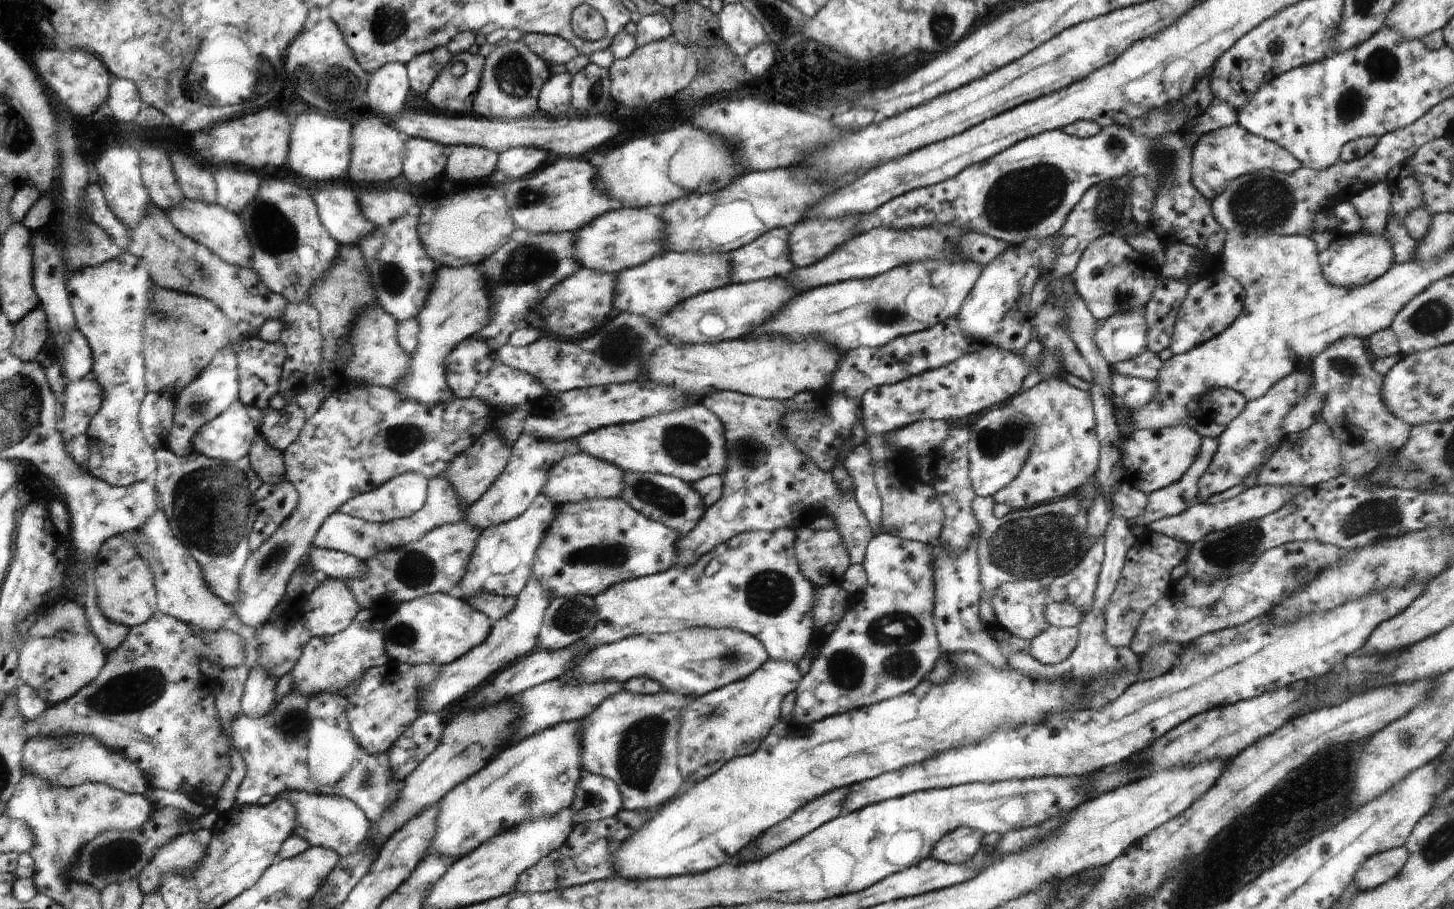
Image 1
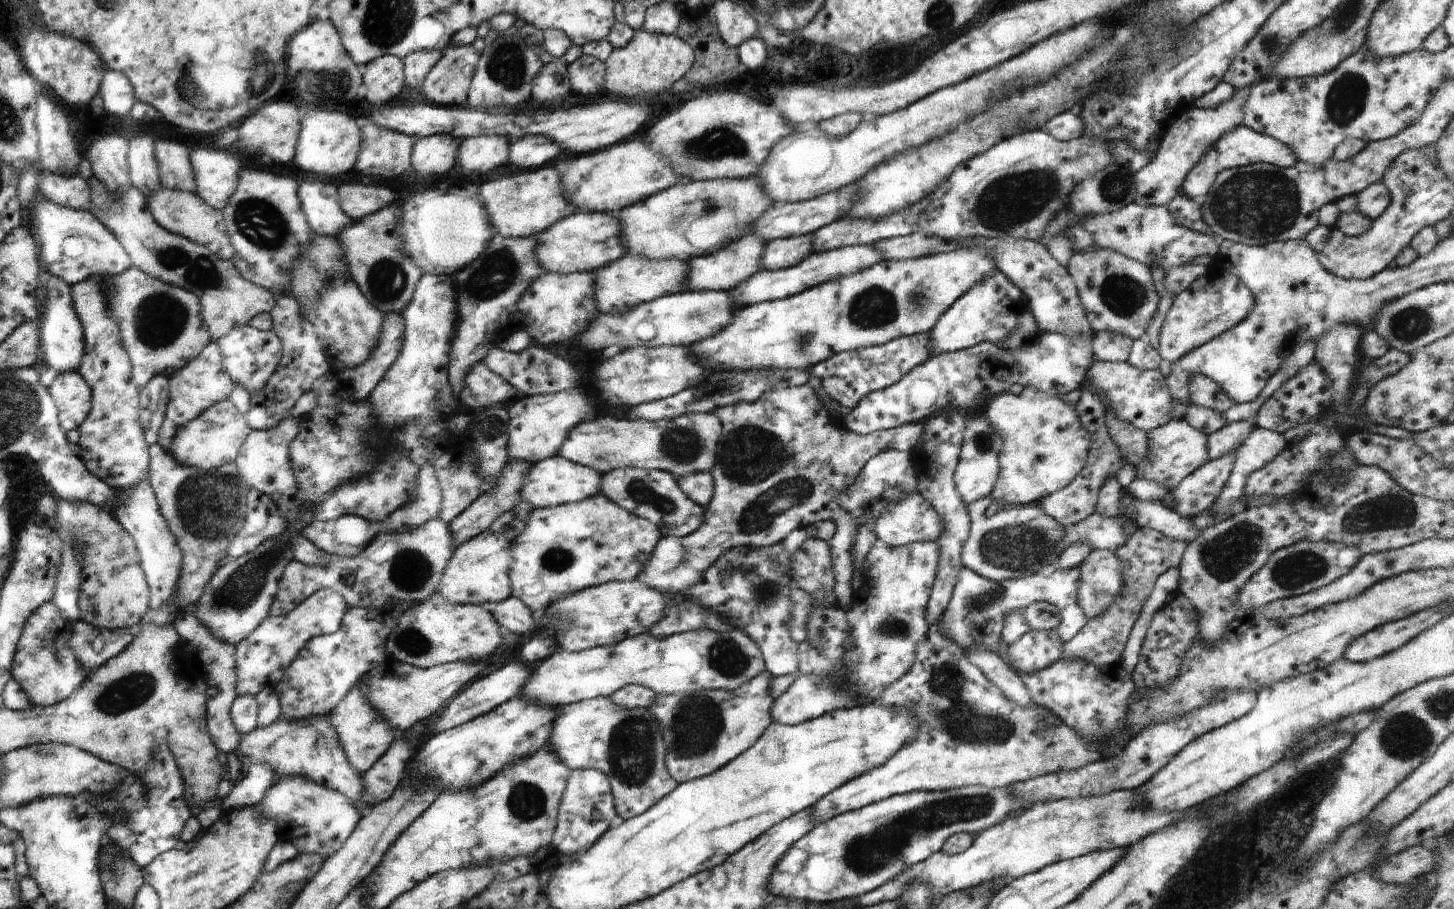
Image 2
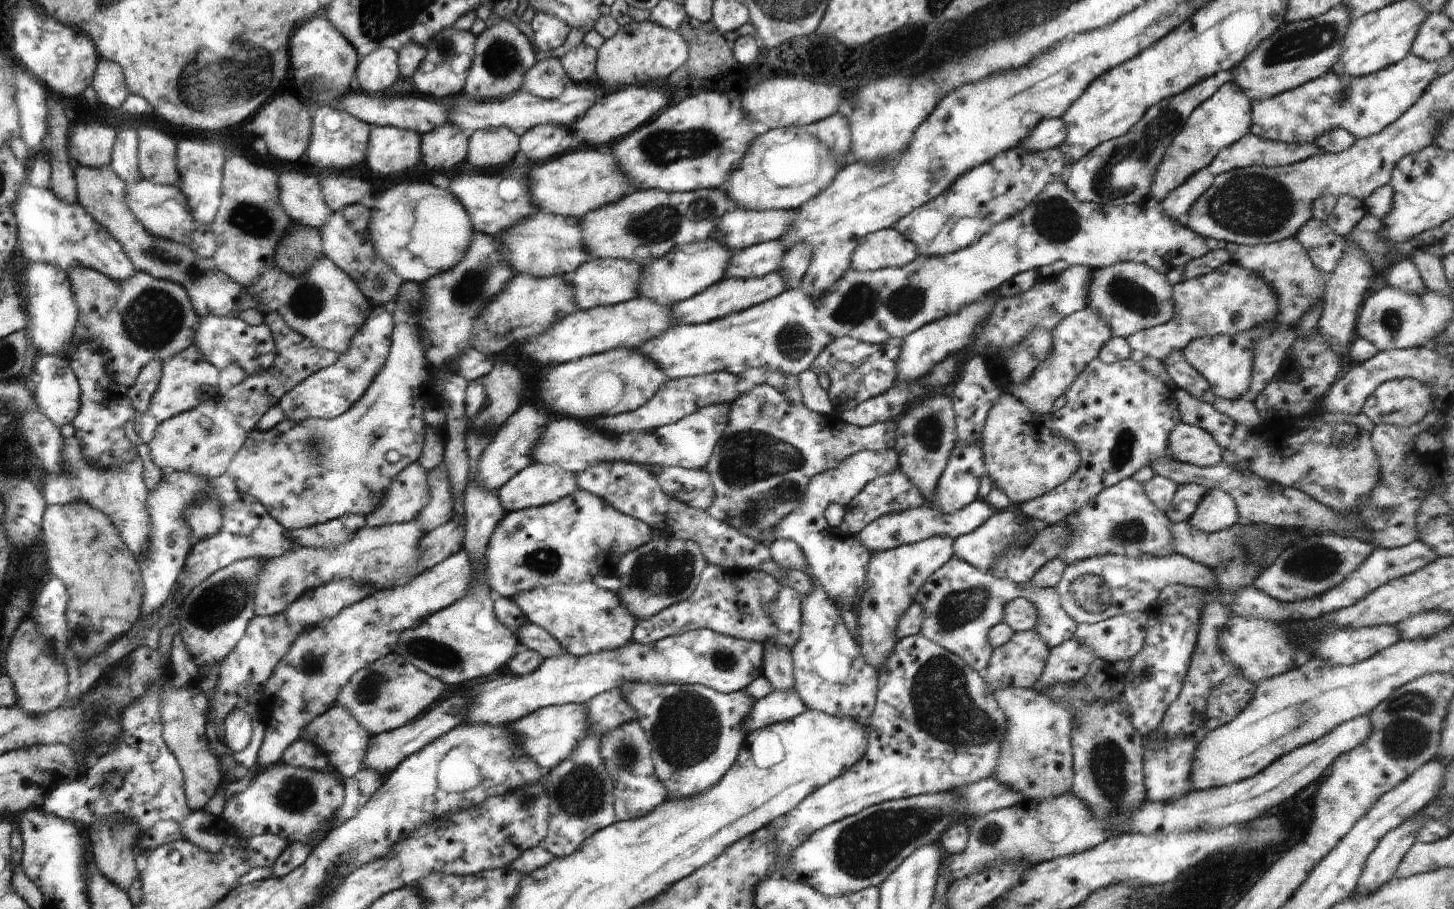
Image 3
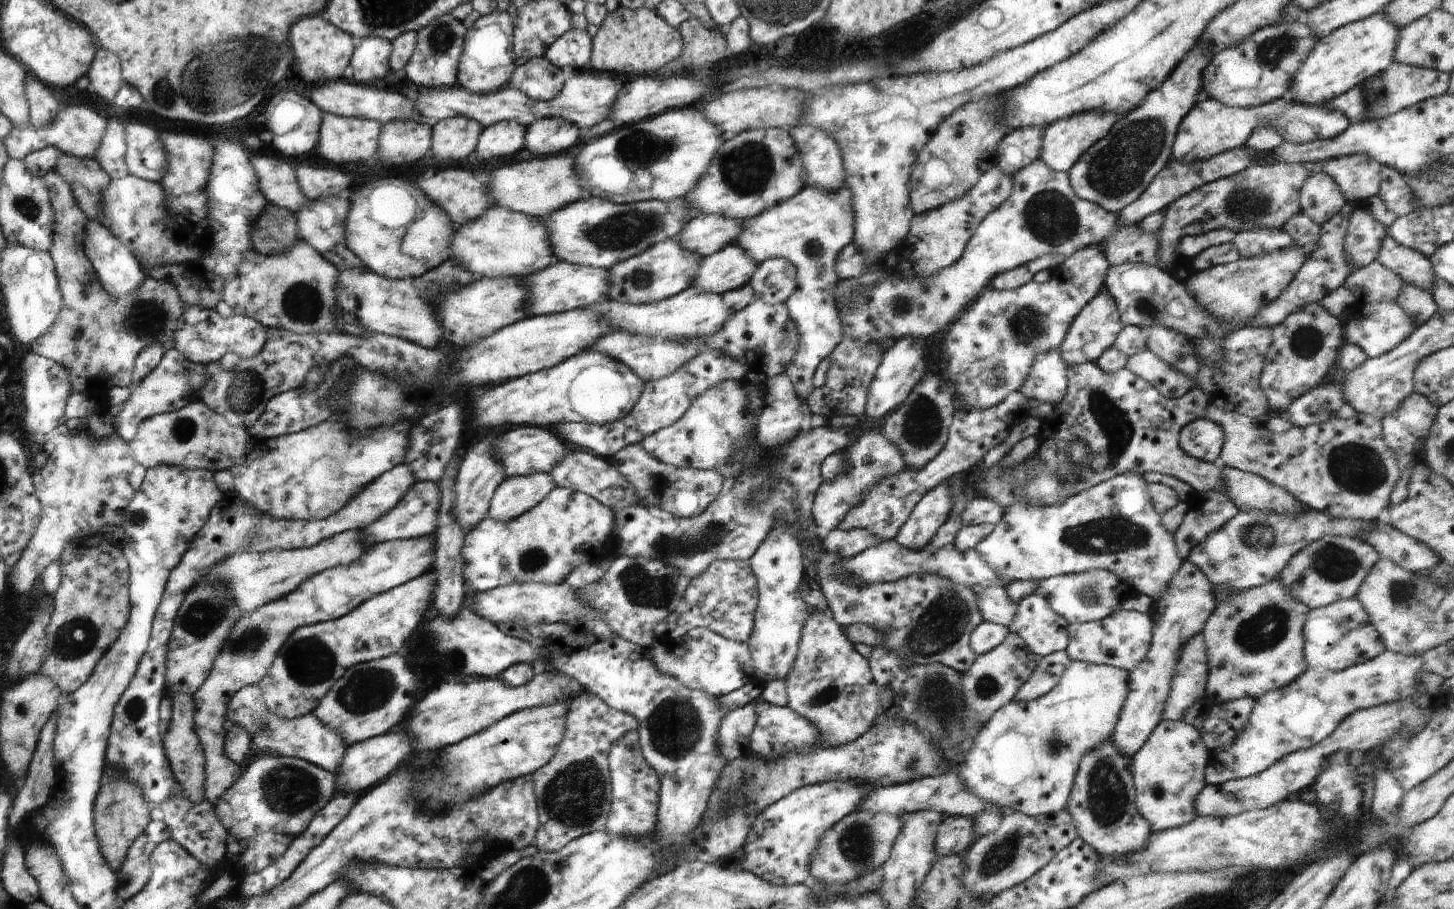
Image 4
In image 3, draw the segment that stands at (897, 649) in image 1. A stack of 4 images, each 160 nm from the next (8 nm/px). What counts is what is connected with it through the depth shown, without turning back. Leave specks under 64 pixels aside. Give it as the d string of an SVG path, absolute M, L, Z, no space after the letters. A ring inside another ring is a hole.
M932 537L871 554L864 592L855 608L855 615L860 652L876 670L885 664L900 639L897 637L898 621L915 602L916 593L933 572L954 556L953 541L950 537ZM794 688L774 691L764 698L755 700L744 726L747 732L770 726L777 722L792 720L808 708Z

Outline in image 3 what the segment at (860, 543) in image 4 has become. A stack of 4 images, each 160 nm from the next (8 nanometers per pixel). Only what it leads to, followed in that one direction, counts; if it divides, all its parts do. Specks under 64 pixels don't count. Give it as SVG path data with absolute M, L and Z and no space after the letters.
M977 498L968 506L953 513L933 510L928 503L899 513L881 516L865 526L857 535L860 542L871 552L885 551L902 545L914 544L932 537L950 537L956 540L959 536L975 531L992 516L995 509L984 499Z

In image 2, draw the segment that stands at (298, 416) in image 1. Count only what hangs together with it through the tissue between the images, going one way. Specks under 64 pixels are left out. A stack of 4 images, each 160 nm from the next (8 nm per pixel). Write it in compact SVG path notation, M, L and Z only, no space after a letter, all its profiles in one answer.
M278 296L277 298L280 298L280 304L277 301L276 308L269 313L273 322L272 330L278 334L278 338L281 340L284 356L280 359L278 370L266 384L266 390L262 394L254 394L250 398L252 406L246 416L248 416L248 424L252 424L255 431L267 431L273 429L274 426L277 427L281 423L280 420L283 422L290 414L292 406L296 404L296 400L304 392L310 390L310 386L314 384L314 380L318 376L322 376L328 370L328 362L320 348L322 343L318 342L319 337L316 336L314 326L302 316L303 312L300 312L300 306L296 304L296 300L292 296Z

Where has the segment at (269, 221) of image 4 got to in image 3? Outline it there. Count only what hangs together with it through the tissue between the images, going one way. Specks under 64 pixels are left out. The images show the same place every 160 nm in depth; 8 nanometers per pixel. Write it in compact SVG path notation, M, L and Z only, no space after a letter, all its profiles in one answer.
M293 222L280 240L274 265L291 276L307 273L310 267L324 256L320 230Z

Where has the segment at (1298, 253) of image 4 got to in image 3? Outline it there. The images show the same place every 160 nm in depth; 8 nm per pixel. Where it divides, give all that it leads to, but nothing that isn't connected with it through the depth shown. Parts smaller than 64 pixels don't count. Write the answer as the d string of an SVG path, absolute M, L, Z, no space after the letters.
M1232 260L1204 276L1182 280L1172 287L1174 305L1172 318L1167 323L1135 332L1126 339L1135 356L1152 357L1165 361L1173 352L1183 351L1191 340L1208 335L1234 336L1249 331L1263 320L1271 319L1278 311L1277 298L1269 284L1260 275L1256 276Z

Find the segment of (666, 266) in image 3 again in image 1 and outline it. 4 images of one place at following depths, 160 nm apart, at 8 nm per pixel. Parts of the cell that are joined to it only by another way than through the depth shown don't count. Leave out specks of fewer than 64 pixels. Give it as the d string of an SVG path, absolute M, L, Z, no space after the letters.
M776 228L731 254L731 283L744 284L786 276L795 267L790 261L790 229Z

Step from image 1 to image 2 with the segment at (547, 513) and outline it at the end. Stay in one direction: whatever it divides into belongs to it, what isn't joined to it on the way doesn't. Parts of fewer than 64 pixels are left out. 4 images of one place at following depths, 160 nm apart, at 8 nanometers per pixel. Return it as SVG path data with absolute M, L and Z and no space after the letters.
M526 501L499 516L487 531L459 544L458 551L452 557L444 571L439 589L432 596L444 597L454 604L483 605L484 603L502 603L514 594L511 587L512 547L515 540L527 528L527 520L536 509Z

